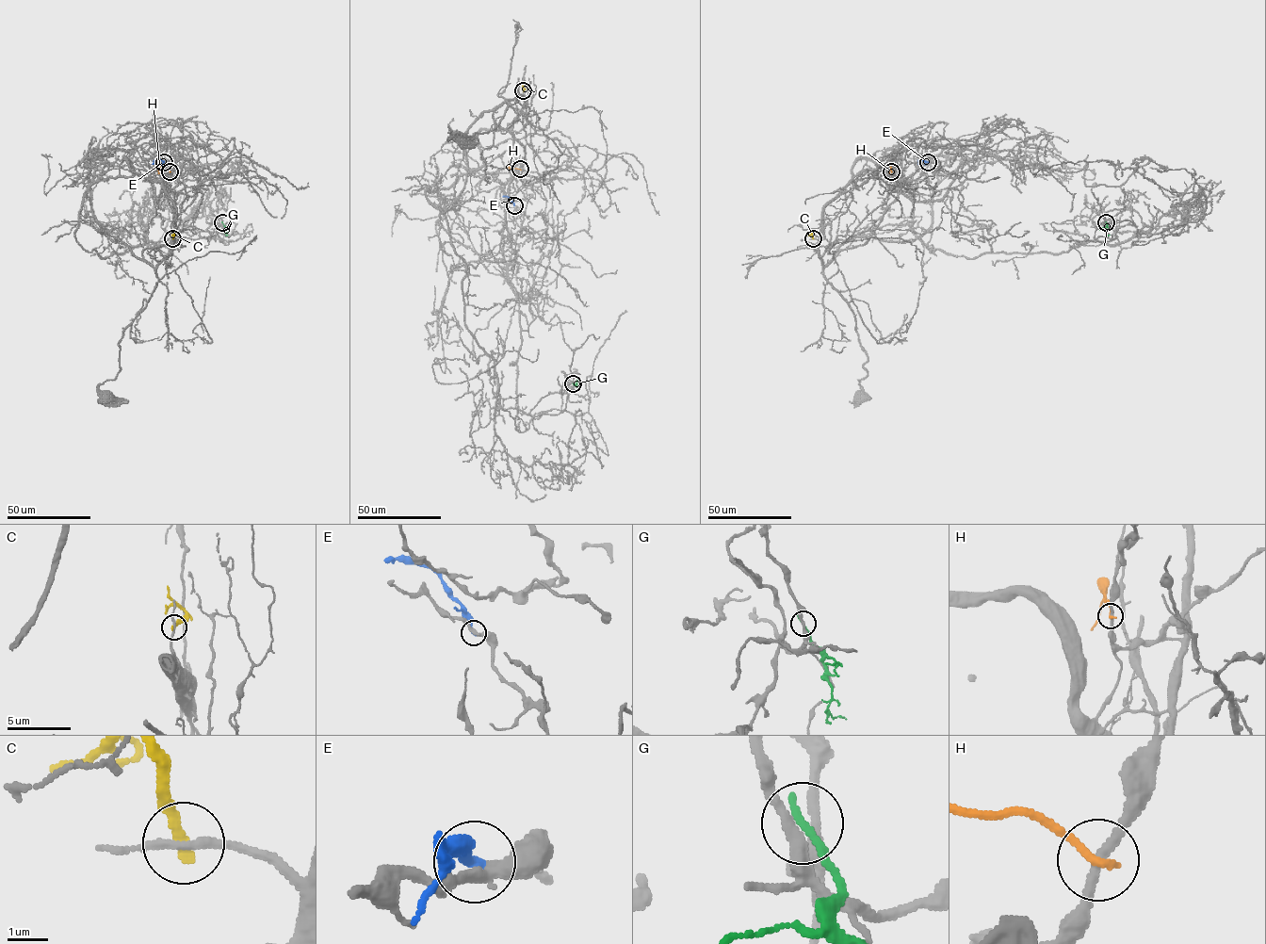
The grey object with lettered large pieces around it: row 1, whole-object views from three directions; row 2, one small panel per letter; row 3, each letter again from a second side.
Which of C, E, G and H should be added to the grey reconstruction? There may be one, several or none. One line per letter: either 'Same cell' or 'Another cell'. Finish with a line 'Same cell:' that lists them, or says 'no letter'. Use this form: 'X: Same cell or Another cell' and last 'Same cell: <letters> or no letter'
C: Another cell
E: Same cell
G: Another cell
H: Another cell
Same cell: E

